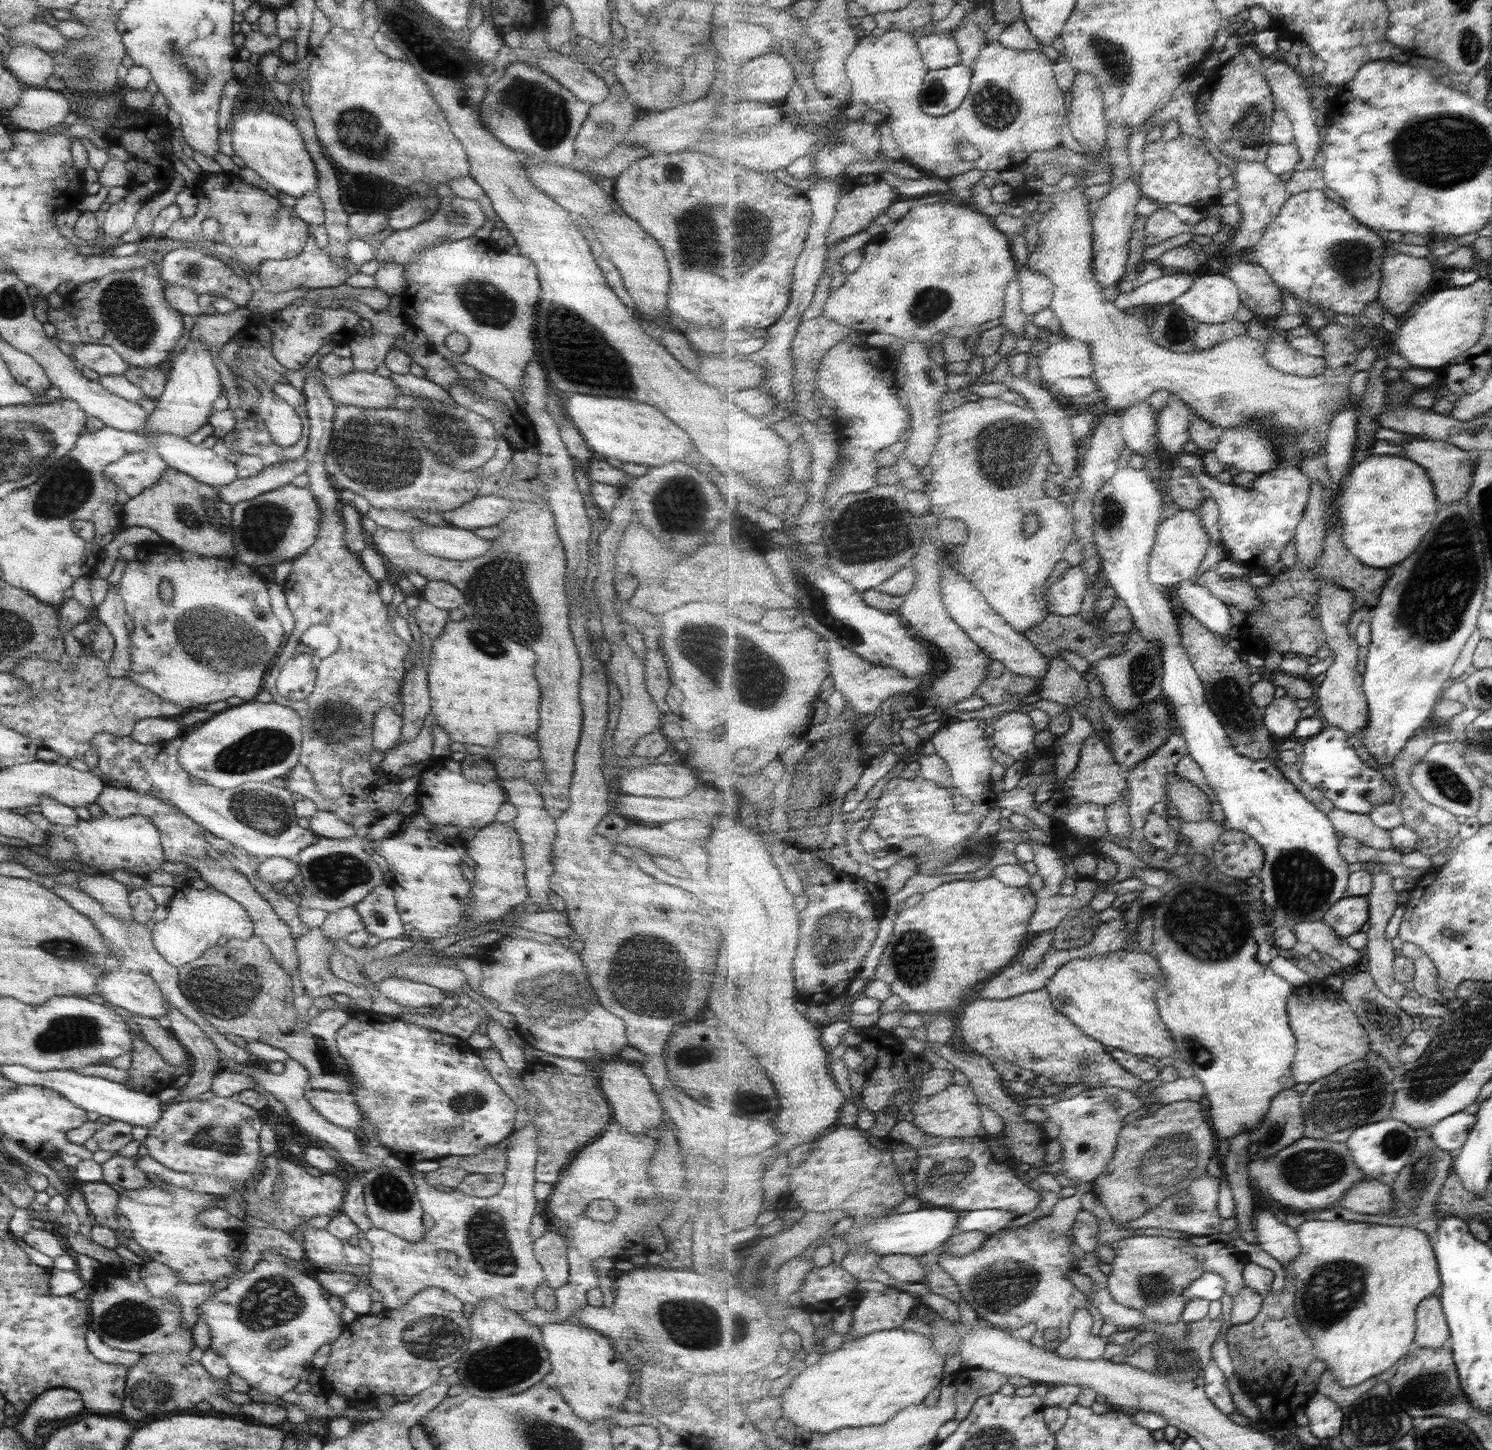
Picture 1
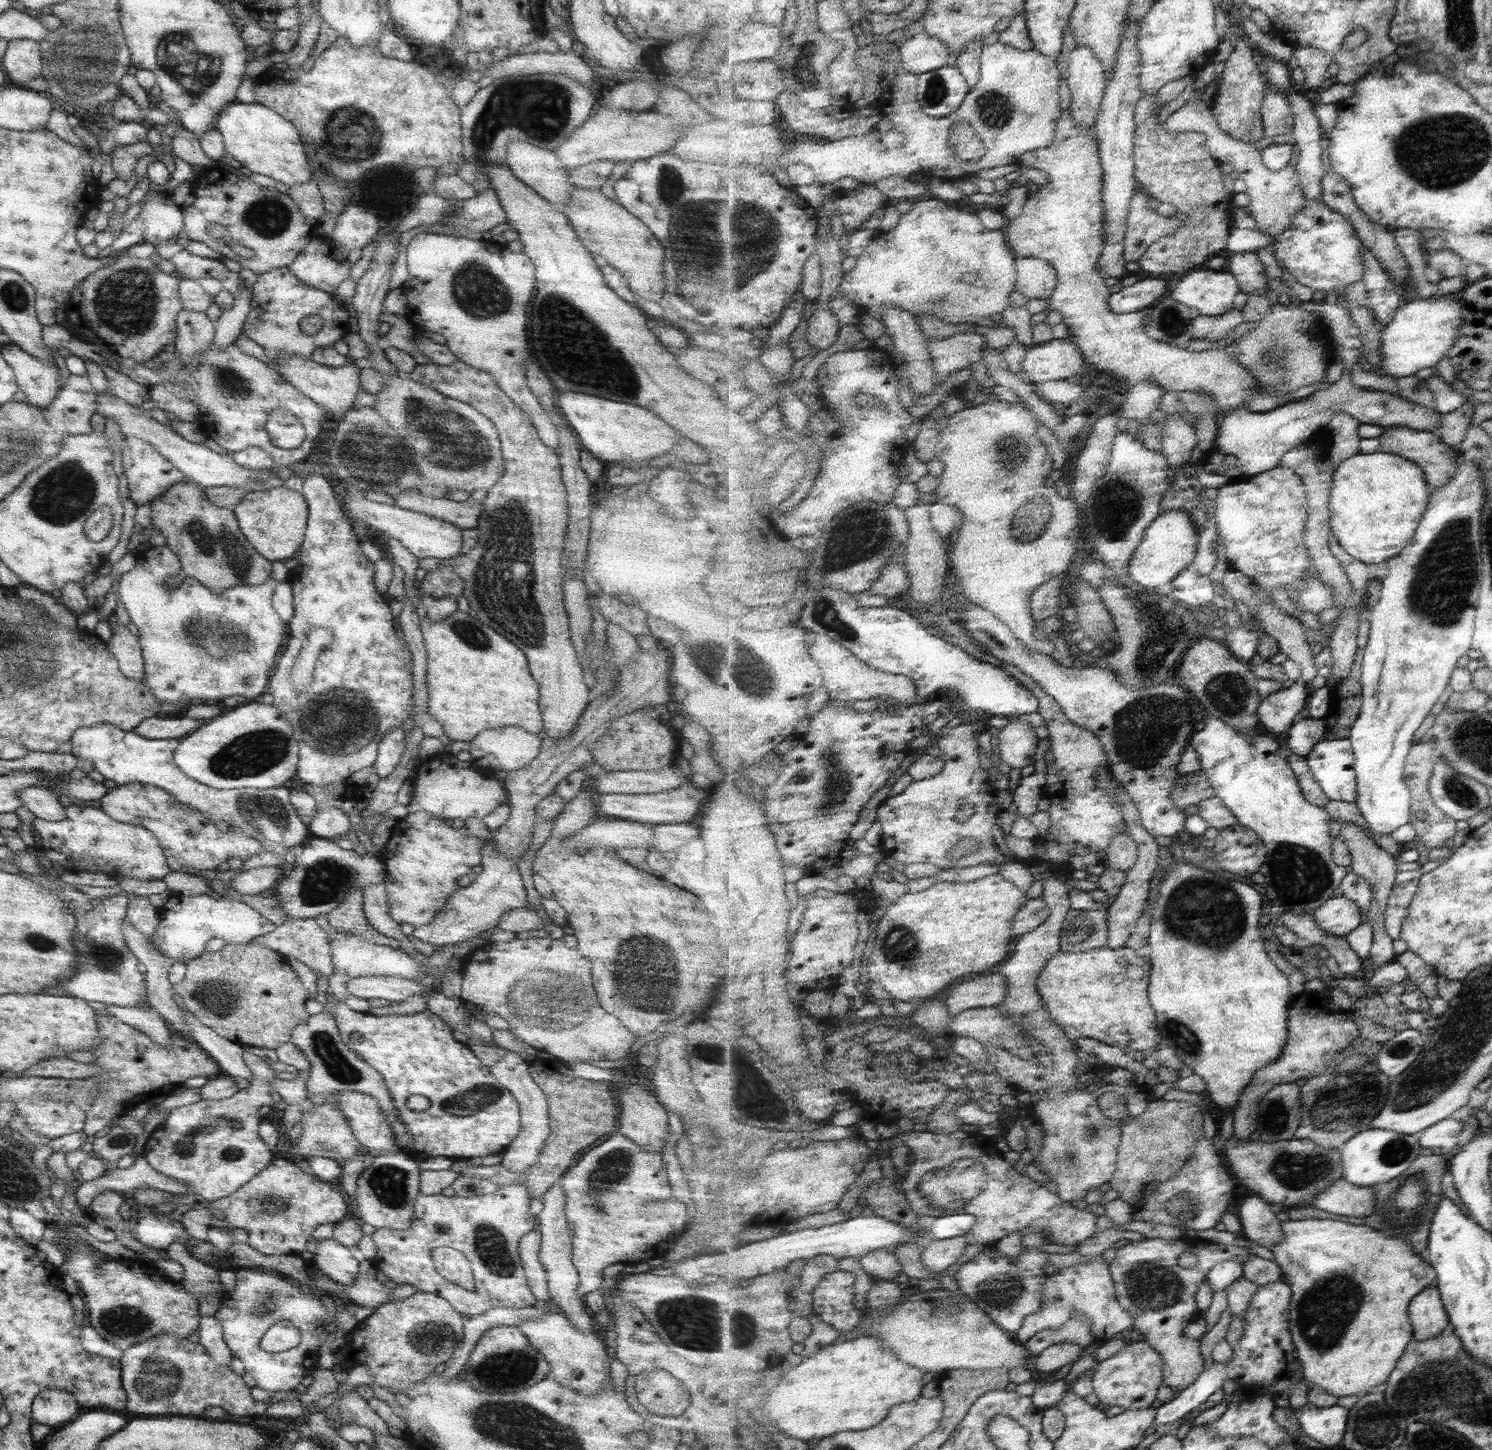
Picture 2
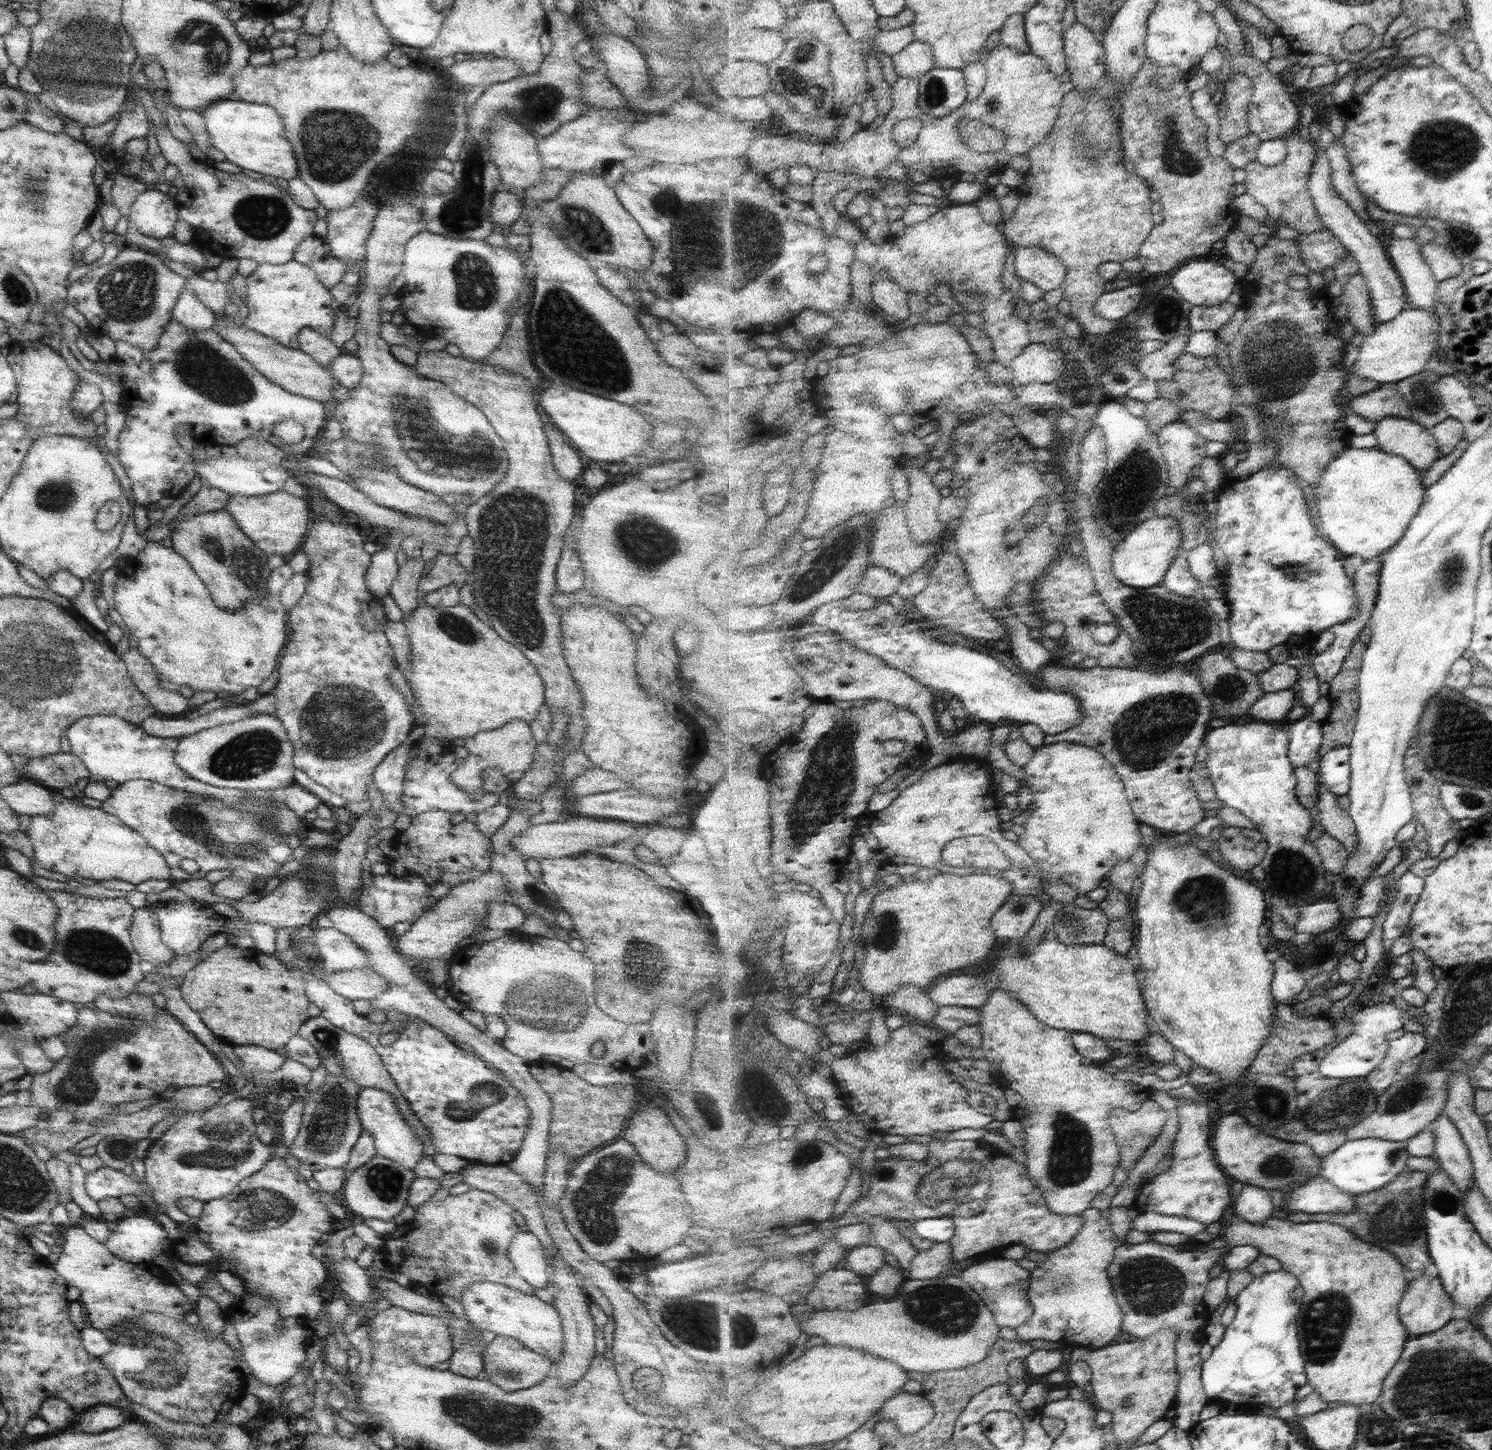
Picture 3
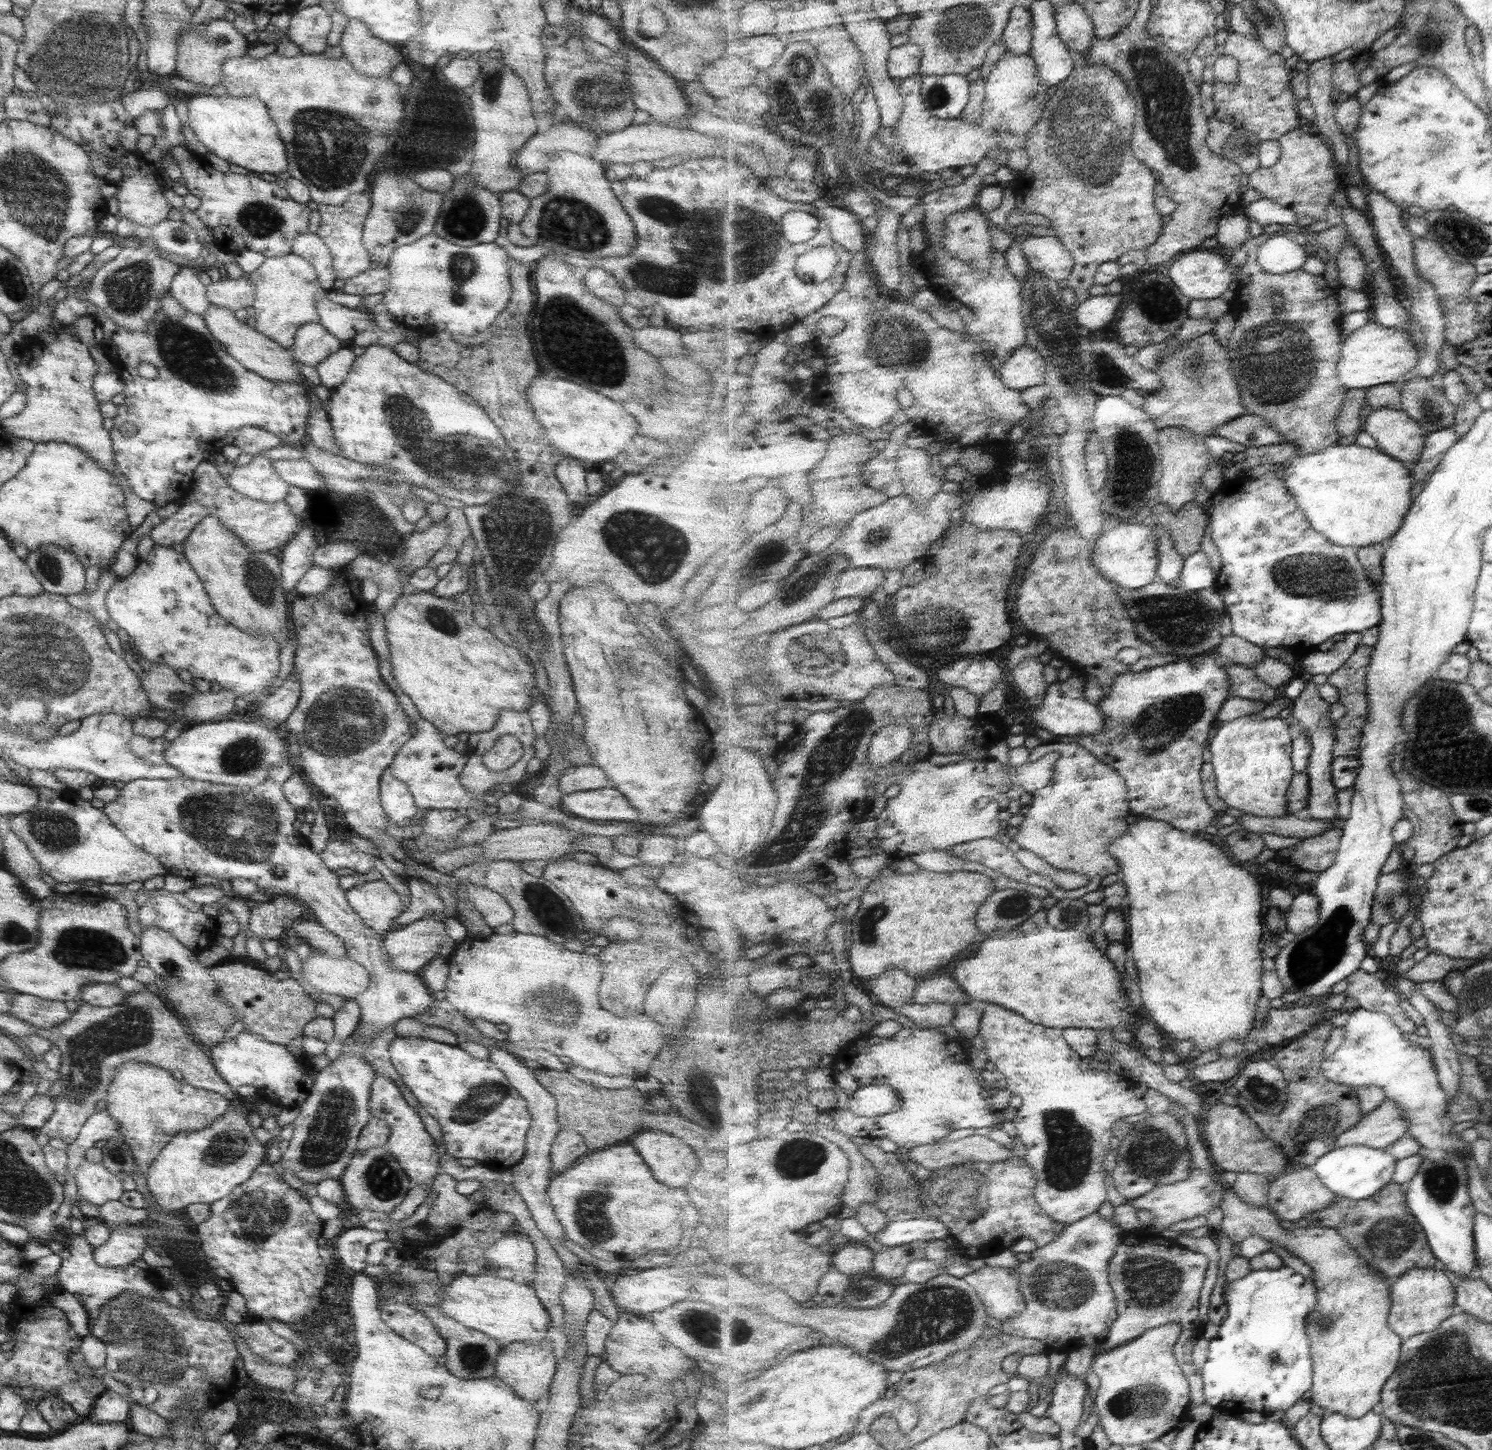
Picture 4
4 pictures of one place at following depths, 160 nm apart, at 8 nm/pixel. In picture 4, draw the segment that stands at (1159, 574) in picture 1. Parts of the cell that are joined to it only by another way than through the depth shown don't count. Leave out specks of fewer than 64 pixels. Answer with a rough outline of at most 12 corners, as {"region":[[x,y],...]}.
{"region":[[1147,520],[1101,533],[1093,566],[1121,587],[1153,583],[1160,564]]}

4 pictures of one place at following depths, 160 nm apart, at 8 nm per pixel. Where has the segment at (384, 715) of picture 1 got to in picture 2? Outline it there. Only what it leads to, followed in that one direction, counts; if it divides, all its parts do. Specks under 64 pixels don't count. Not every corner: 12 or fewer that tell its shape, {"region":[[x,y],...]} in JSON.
{"region":[[388,728],[378,740],[372,765],[381,778],[399,764],[404,732]]}

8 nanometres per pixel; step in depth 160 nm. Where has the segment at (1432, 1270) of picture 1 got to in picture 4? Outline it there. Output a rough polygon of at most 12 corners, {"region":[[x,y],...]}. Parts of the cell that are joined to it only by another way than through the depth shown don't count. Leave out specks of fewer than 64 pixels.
{"region":[[1225,1185],[1220,1232],[1313,1269],[1310,1400],[1363,1418],[1399,1368],[1391,1282],[1336,1228]]}

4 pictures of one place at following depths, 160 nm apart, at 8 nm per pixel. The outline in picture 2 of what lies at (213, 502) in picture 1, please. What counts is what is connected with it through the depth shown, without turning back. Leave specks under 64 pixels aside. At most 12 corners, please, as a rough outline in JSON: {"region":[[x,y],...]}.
{"region":[[185,479],[148,504],[180,573],[211,592],[261,584],[271,562],[232,508]]}

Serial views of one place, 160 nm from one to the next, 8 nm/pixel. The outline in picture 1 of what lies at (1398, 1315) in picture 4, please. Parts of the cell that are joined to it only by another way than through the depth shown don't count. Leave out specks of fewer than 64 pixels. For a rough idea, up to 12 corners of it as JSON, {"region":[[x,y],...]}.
{"region":[[1438,1293],[1419,1304],[1415,1346],[1437,1350],[1452,1332]]}

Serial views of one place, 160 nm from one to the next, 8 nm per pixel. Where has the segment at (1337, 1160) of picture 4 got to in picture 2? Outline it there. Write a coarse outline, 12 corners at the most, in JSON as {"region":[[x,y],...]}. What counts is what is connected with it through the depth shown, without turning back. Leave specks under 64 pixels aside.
{"region":[[1373,1127],[1339,1149],[1344,1178],[1391,1182],[1426,1153],[1419,1135]]}

